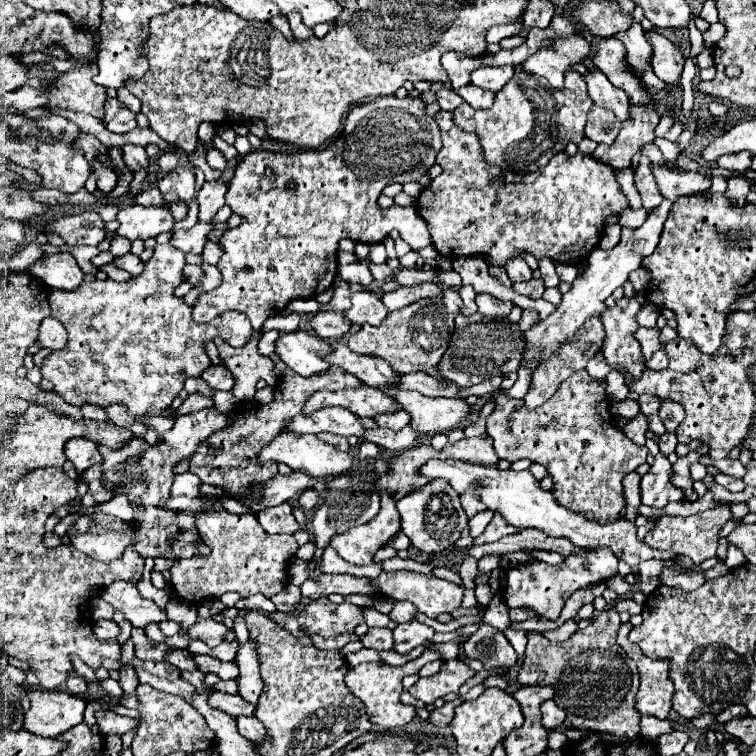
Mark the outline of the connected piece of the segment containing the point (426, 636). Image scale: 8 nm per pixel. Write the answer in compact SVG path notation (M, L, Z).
M416 620L398 624L394 628L394 650L398 654L408 654L416 646L428 644L432 640L432 636L434 636L434 628L430 628L426 624L420 624Z

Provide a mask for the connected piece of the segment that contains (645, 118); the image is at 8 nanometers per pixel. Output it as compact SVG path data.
M652 106L630 108L632 122L626 122L612 146L598 144L598 148L592 152L596 160L602 160L614 168L630 168L632 156L648 142L654 142L654 128L660 122L658 112L654 112Z

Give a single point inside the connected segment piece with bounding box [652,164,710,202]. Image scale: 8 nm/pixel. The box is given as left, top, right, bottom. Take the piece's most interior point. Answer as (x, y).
(673, 182)

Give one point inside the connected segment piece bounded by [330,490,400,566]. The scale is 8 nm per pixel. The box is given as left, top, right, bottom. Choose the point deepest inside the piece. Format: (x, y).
(357, 546)

